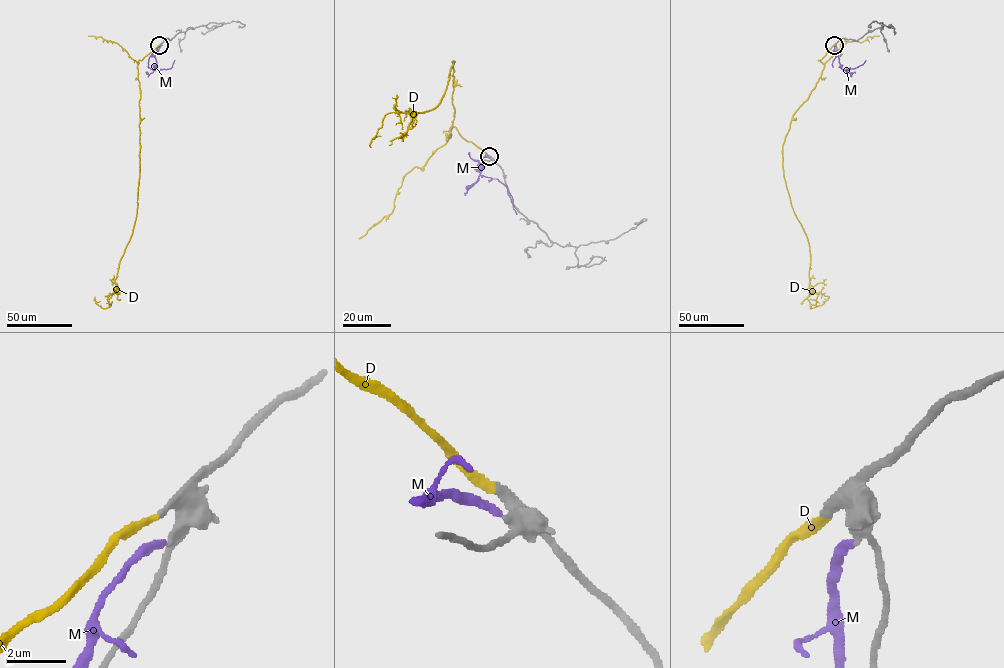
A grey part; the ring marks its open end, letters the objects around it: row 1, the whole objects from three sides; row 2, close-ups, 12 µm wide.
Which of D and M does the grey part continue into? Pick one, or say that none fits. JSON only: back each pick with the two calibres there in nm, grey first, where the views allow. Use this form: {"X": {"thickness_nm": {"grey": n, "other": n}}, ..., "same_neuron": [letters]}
{"D": {"thickness_nm": {"grey": 320, "other": 280}}, "same_neuron": ["D"]}

